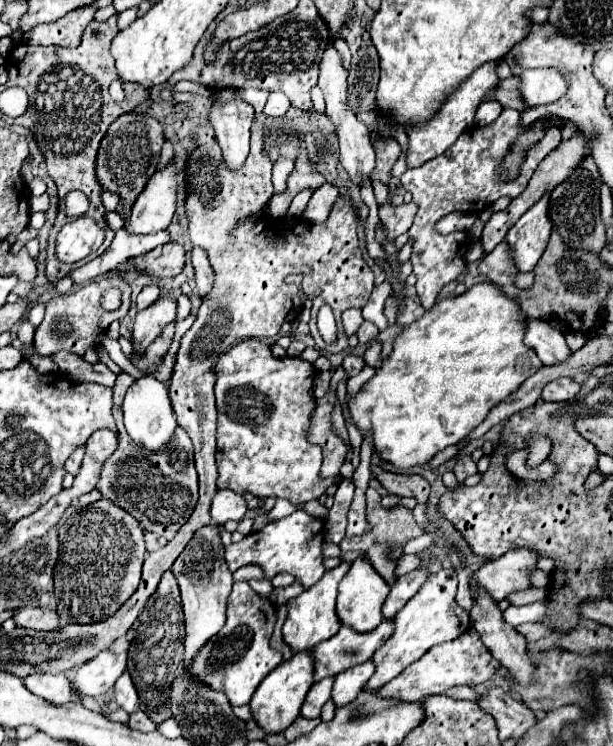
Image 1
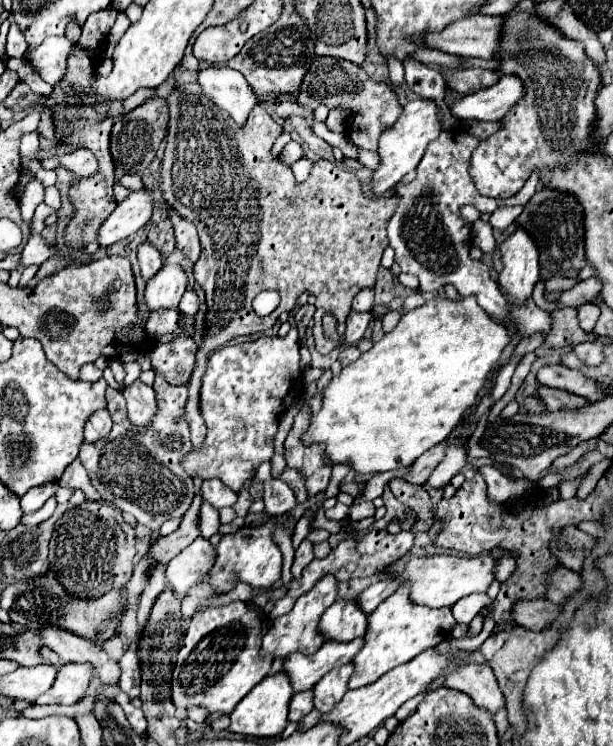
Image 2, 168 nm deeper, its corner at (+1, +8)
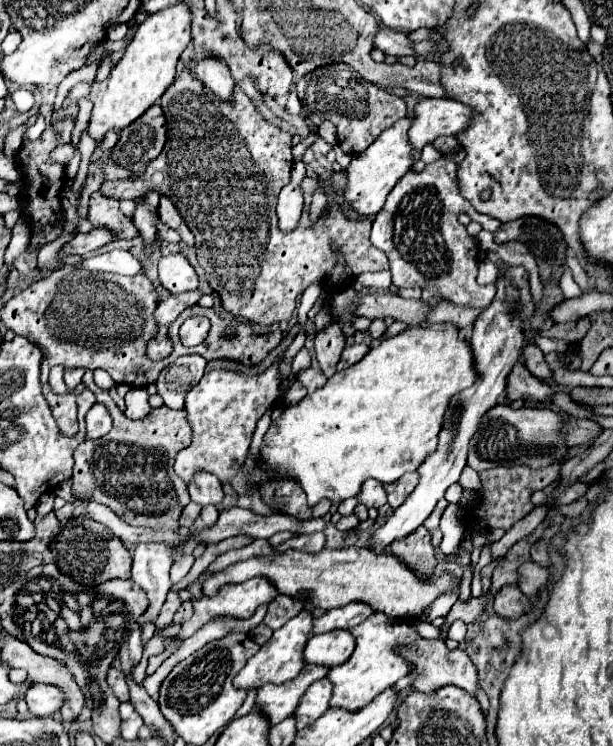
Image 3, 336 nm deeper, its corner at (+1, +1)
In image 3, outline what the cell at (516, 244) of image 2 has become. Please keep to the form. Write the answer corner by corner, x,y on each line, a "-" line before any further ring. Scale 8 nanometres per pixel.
508,266
508,274
506,278
520,288
520,304
522,304
522,316
512,316
510,314
510,306
506,304
504,298
504,286
506,282
500,280
498,282
498,292
494,302
482,312
482,316
476,320
474,324
474,334
470,340
472,346
472,354
474,354
474,362
476,362
476,374
480,374
480,378
468,388
462,390
460,394
452,396
448,402
448,410
444,414
444,426
440,428
438,434
438,448
420,464
418,474
420,474
420,482
418,486
412,490
412,494
404,500
402,506
398,506
394,510
394,514
386,520
386,524
382,524
380,528
376,528
370,536
370,550
376,554
386,552
386,548
394,542
400,540
408,534
412,534
412,530
416,530
418,526
424,524
424,520
430,516
430,512
434,510
436,502
440,498
444,498
444,492
450,484
458,482
462,468
466,466
466,456
468,456
468,442
470,438
476,434
478,424
482,420
482,414
486,414
492,406
496,406
500,402
500,398
504,396
506,390
506,378
512,370
512,366
516,364
516,360
520,358
520,348
526,342
526,336
522,332
522,318
528,318
534,312
534,304
532,304
532,296
530,296
530,286
528,286
528,272
522,266

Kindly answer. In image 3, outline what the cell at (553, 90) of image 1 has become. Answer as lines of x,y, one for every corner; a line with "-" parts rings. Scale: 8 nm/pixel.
424,98
414,108
412,126
408,130
410,144
422,150
438,136
454,136
464,130
474,110
450,98

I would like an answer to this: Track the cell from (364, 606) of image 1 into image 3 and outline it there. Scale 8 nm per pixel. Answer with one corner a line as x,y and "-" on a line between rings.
332,630
328,634
312,636
306,642
304,662
334,668
344,664
352,656
354,648
356,642
348,630

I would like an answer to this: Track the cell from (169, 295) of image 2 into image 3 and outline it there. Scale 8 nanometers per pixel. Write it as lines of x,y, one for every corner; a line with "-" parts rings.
182,252
162,256
158,264
158,272
162,286
170,290
170,294
180,294
198,288
198,274

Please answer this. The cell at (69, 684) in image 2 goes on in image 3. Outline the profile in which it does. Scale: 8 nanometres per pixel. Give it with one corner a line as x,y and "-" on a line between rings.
38,684
26,692
24,700
26,700
32,716
44,718
44,716
52,716
56,710
60,710
60,706
64,702
64,692
56,686

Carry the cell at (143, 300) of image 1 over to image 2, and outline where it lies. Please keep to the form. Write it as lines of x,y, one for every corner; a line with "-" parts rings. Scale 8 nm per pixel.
142,243
138,247
138,261
140,261
140,271
144,281
150,281
164,265
158,249
154,249
150,243

